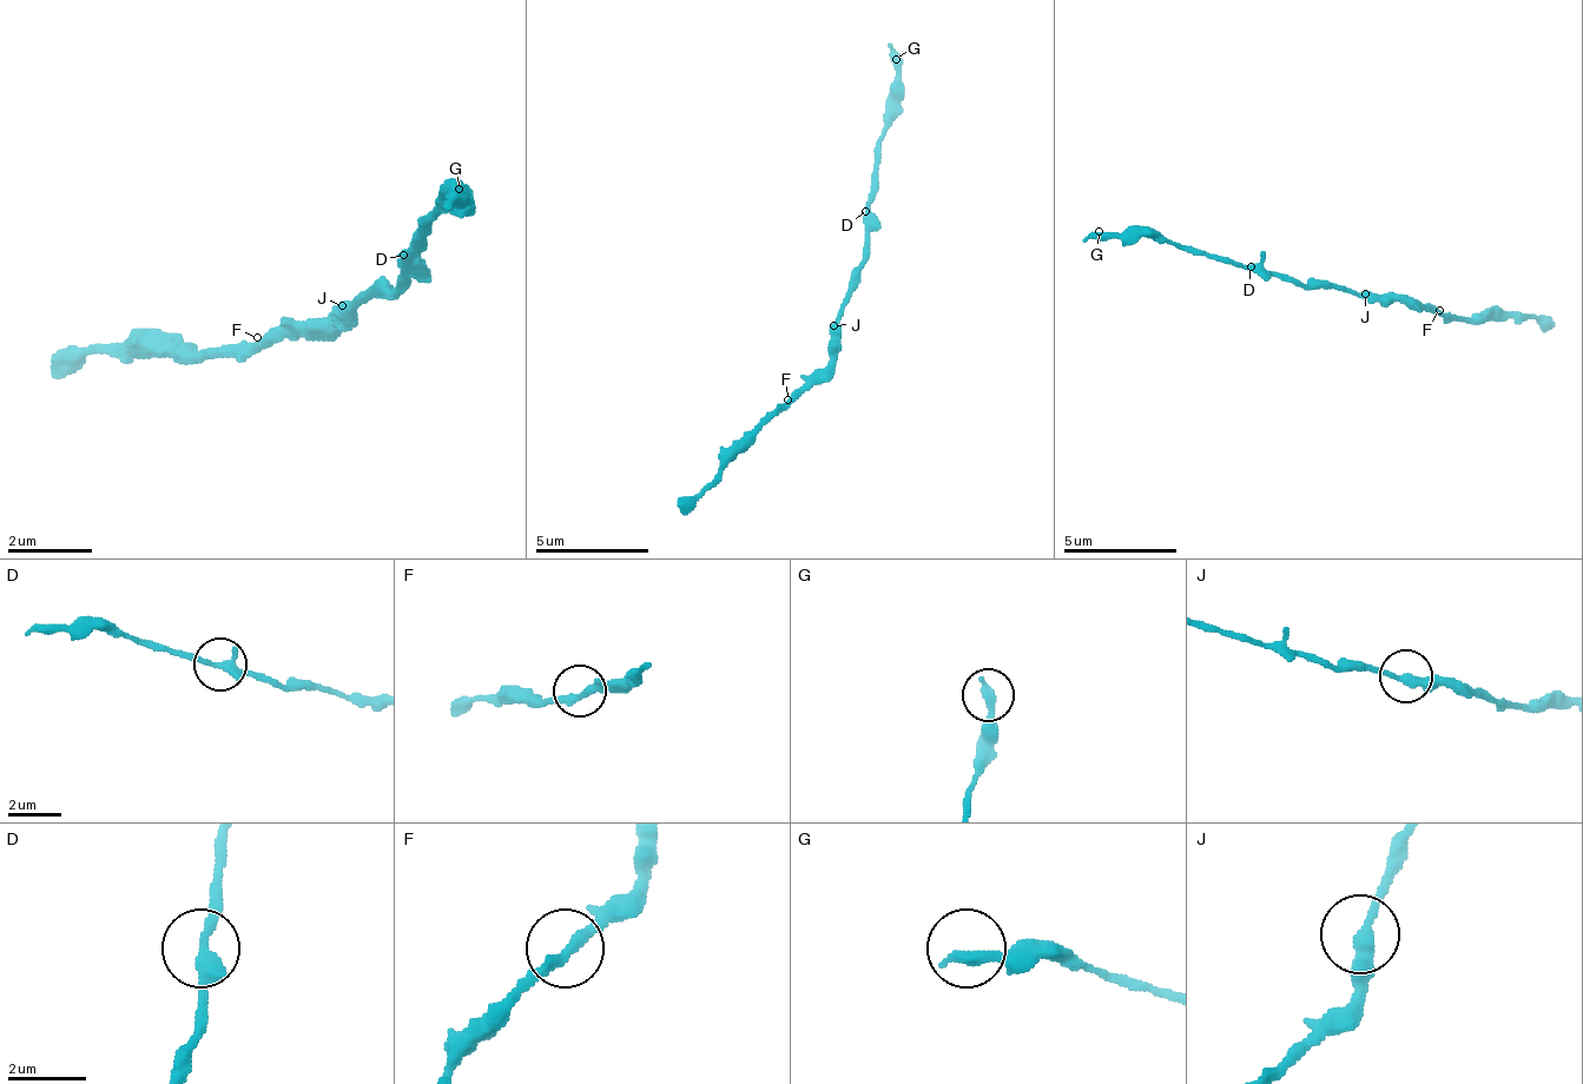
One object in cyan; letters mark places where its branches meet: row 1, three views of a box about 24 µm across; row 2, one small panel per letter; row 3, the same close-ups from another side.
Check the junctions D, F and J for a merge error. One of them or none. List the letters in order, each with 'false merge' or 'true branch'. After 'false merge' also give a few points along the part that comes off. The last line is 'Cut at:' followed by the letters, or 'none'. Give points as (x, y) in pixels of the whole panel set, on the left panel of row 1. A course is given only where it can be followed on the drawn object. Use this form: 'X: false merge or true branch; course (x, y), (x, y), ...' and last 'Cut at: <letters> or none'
D: true branch
F: true branch
J: true branch
Cut at: none

